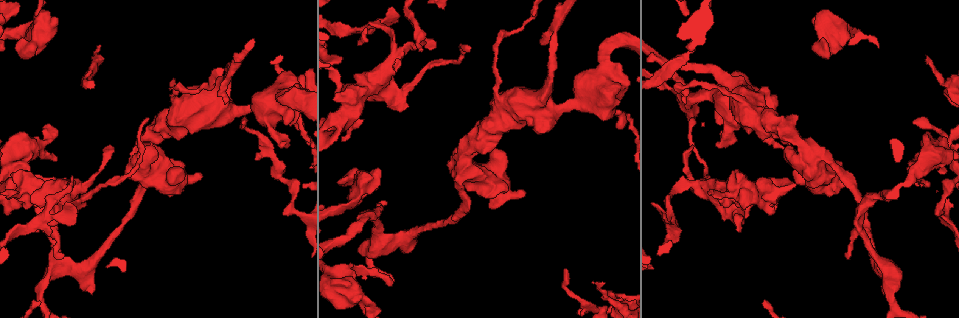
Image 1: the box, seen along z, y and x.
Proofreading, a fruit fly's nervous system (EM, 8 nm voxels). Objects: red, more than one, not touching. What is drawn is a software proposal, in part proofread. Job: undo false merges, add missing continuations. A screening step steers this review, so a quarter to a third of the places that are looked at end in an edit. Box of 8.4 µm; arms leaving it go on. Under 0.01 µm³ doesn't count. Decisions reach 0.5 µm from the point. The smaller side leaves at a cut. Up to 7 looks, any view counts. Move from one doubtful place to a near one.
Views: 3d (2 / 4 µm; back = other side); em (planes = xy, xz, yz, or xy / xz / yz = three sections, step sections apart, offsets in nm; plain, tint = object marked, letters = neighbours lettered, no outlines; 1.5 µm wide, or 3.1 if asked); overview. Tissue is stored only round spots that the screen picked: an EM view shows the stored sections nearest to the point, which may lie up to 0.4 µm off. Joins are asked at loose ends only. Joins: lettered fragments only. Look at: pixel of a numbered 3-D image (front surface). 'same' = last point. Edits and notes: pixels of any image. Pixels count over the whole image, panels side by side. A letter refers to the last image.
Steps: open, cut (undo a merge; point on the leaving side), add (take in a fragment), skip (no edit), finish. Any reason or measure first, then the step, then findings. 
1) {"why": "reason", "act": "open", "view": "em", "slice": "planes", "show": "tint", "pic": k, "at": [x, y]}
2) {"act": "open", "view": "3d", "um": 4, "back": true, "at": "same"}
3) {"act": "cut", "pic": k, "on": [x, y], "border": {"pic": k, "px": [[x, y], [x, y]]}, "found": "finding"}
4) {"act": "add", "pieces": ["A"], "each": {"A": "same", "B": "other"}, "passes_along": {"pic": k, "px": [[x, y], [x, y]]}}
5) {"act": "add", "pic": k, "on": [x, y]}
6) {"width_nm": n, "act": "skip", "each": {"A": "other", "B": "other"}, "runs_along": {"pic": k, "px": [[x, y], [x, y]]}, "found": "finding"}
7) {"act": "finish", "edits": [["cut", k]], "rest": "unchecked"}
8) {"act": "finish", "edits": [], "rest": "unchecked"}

{"act": "open", "view": "3d", "um": 2, "pic": 1, "at": [622, 115]}

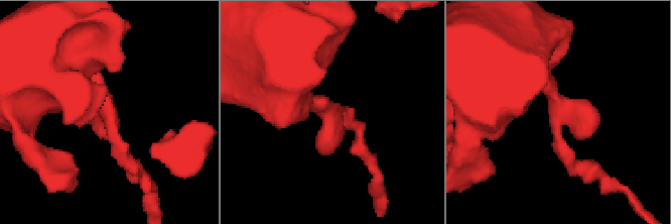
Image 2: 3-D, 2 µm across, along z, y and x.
{"act": "open", "view": "em", "slice": "planes", "show": "letters", "pic": 2, "at": [329, 115]}

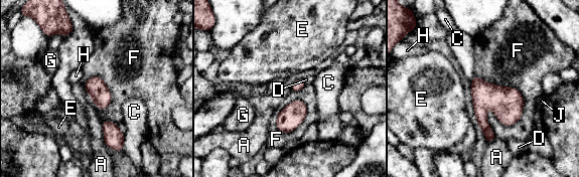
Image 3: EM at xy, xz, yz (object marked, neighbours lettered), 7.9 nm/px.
{"width_nm": 160, "act": "skip", "each": {"A": "other", "C": "other", "D": "other", "E": "other", "F": "other", "G": "other", "H": "other", "J": "other"}, "border": {"pic": 3, "px": [[474, 74], [496, 136]]}, "found": "continuous, no second cell"}

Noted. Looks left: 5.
{"why": "tapers out", "act": "open", "view": "em", "slice": "xy", "step": 4, "show": "tint", "pic": 1, "at": [927, 58]}

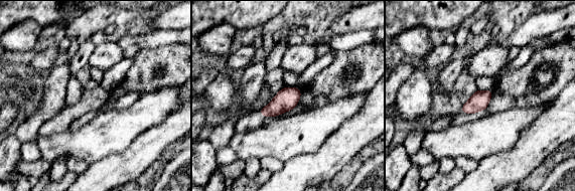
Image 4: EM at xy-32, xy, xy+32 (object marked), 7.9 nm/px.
{"act": "open", "view": "em", "slice": "planes", "show": "tint", "at": "same"}

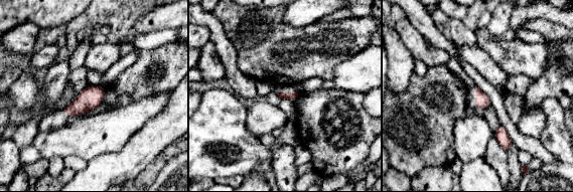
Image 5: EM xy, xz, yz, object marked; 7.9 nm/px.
{"act": "open", "view": "em", "slice": "planes", "show": "letters", "at": "same"}

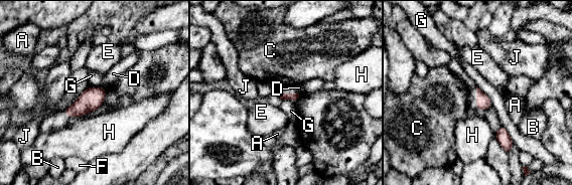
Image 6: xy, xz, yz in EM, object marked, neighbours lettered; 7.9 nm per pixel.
{"longest_contact_nm": ["G", 200], "act": "skip", "each": {"A": "other", "B": "other", "C": "other", "D": "other", "E": "other", "F": "other", "G": "other", "H": "other", "J": "other"}, "found": "no lettered fragment goes on from it"}

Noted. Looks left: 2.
{"act": "open", "view": "3d", "um": 2, "pic": 1, "at": [350, 267]}

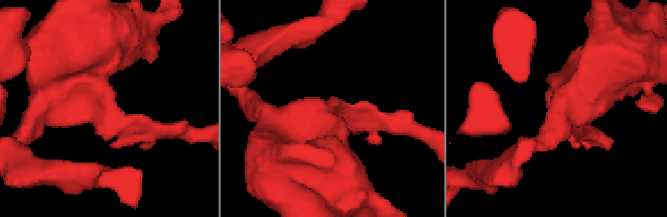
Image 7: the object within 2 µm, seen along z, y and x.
{"act": "open", "view": "em", "slice": "planes", "show": "letters", "pic": 7, "at": [328, 105]}

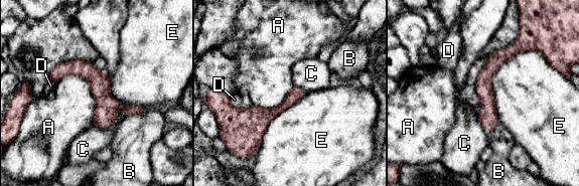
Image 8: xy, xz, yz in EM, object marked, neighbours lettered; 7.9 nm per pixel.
{"act": "skip", "each": {"A": "other", "B": "other", "C": "other", "D": "other", "E": "other"}, "border": {"pic": 8, "px": [[63, 75], [90, 83], [93, 124]]}, "found": "continuous, no second cell"}

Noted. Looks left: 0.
{"act": "finish", "edits": [], "rest": "unchecked"}

